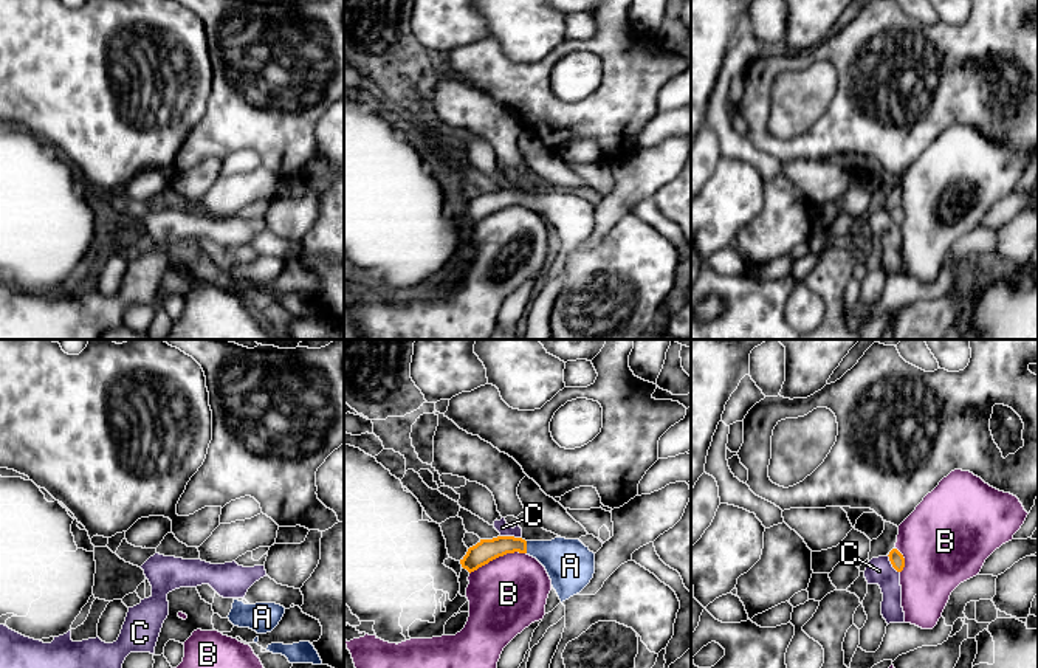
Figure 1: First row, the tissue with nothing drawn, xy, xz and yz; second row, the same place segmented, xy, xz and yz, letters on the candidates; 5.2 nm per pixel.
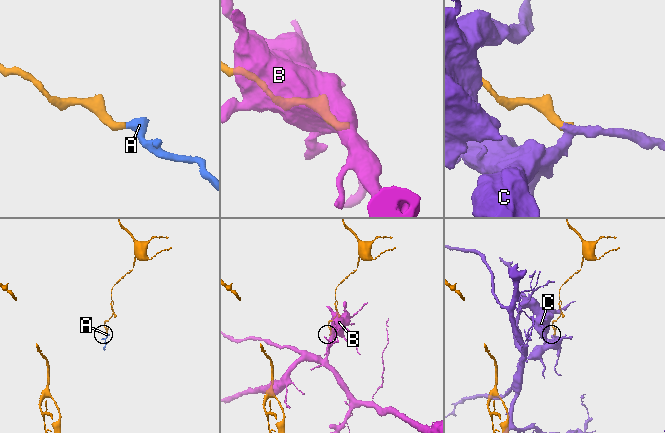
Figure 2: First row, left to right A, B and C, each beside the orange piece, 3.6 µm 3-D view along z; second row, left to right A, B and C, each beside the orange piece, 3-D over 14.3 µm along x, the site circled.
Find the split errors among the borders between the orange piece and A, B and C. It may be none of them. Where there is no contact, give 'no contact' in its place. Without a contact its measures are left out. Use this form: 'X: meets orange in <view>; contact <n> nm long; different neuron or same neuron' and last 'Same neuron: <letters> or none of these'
A: meets orange in xz; contact 60 nm long; same neuron
B: meets orange in xz; contact 320 nm long; different neuron
C: meets orange in xz; contact 110 nm long; different neuron
Same neuron: A

